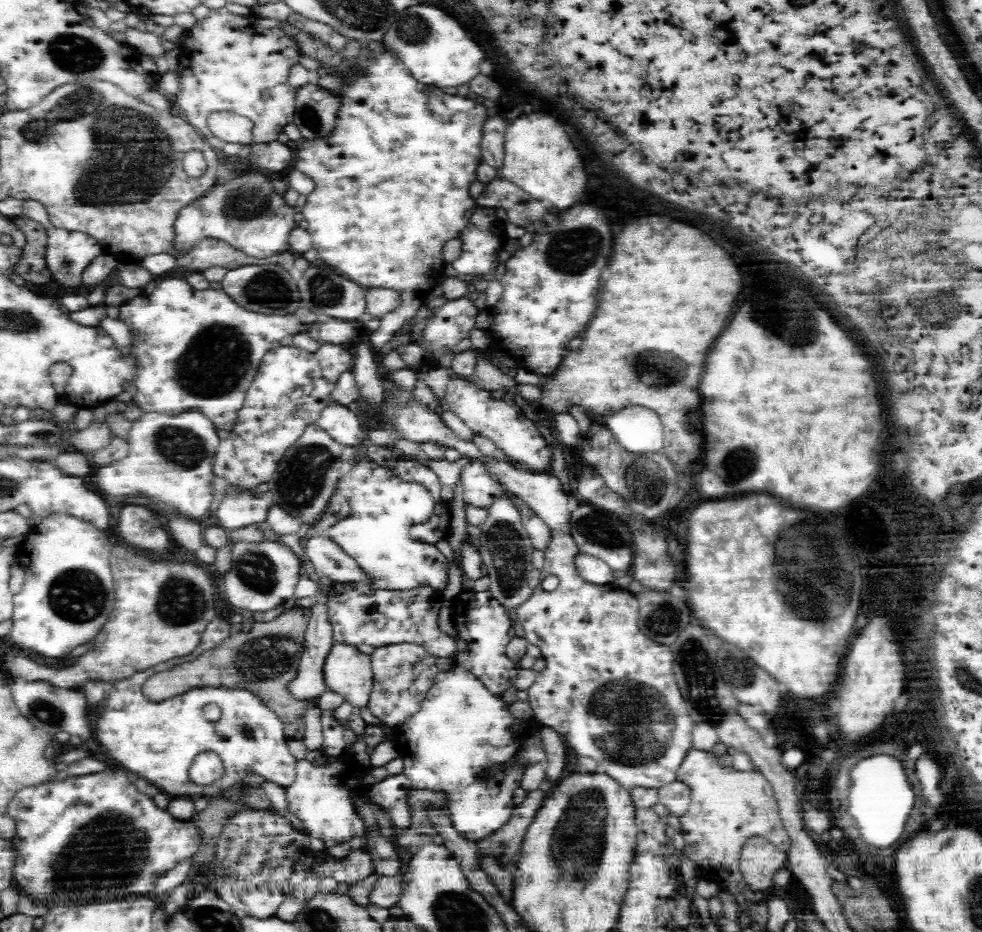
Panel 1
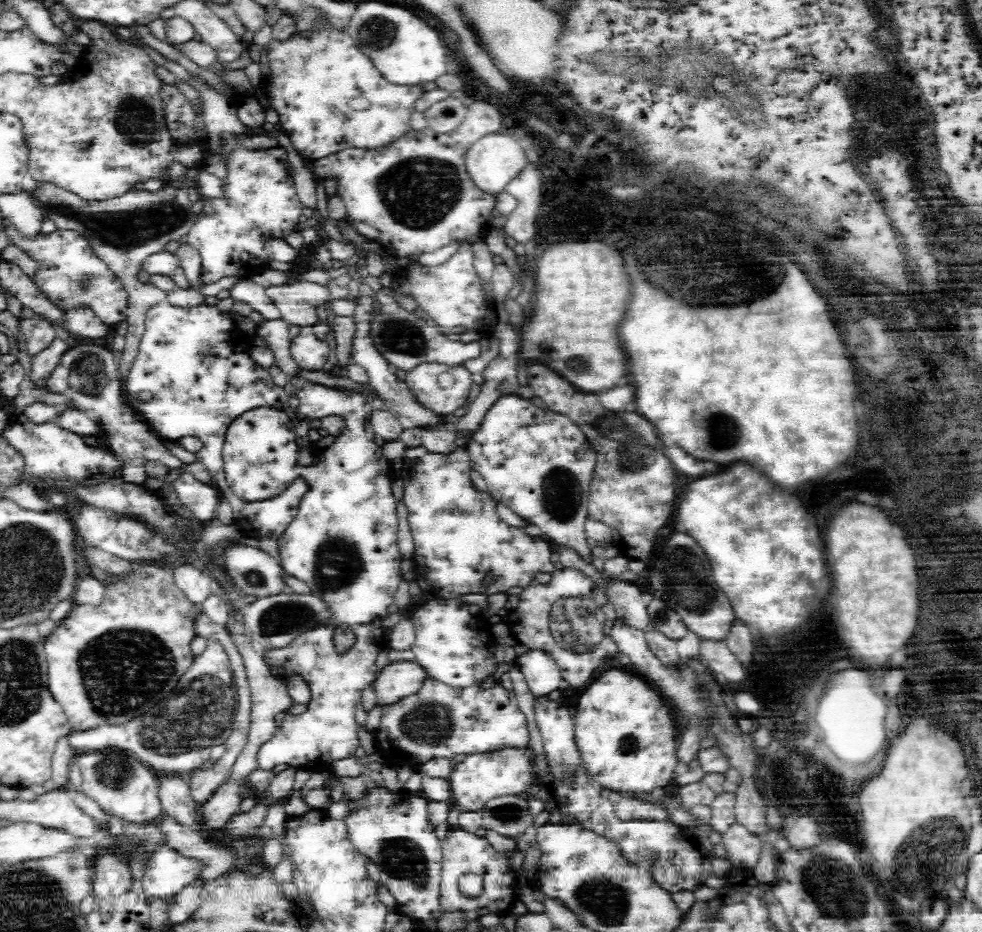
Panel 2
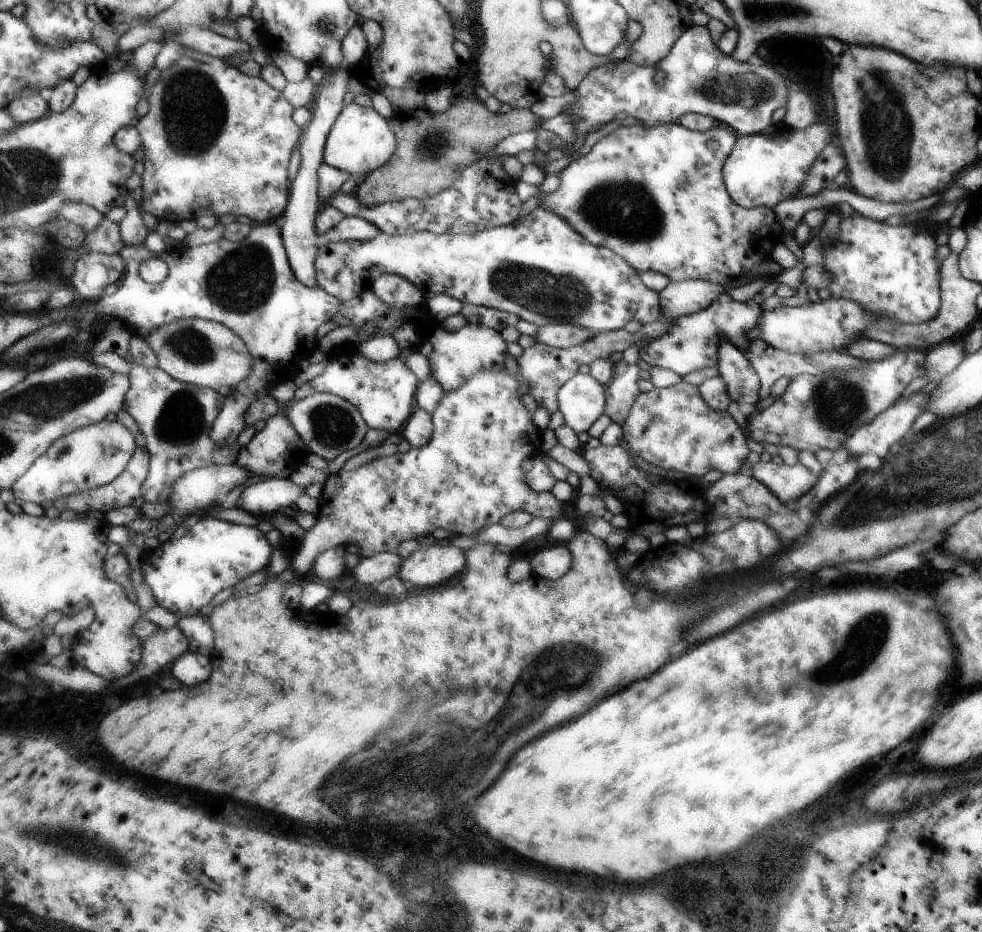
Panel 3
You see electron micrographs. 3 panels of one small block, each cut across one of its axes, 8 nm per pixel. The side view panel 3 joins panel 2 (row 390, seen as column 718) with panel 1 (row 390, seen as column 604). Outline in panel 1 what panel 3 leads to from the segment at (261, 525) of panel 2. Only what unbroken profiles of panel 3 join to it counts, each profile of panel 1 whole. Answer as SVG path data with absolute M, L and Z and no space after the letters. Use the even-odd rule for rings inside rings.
M168 278L168 280L160 282L152 294L148 294L148 296L138 296L138 298L134 298L132 302L124 304L124 306L120 308L120 320L130 328L130 334L132 334L132 340L134 340L134 344L132 344L132 354L134 354L134 358L138 360L138 362L136 362L138 376L136 376L136 380L134 380L134 384L136 384L136 394L134 394L134 400L132 400L132 402L136 402L138 408L142 408L144 414L154 412L154 414L178 416L178 414L182 414L182 412L192 412L192 410L196 410L196 412L202 412L206 418L210 418L210 422L214 422L216 430L224 430L224 432L232 432L232 430L234 430L236 420L238 420L238 412L240 412L242 406L244 406L248 388L250 388L252 382L256 380L256 374L258 374L258 368L260 368L262 358L264 358L270 350L280 348L280 342L284 340L284 336L288 336L288 334L294 336L294 334L298 334L300 328L304 326L294 314L284 314L284 316L280 316L280 314L258 314L258 312L250 312L250 310L240 308L224 290L194 290L194 288L192 288L186 280L182 280L182 278Z

